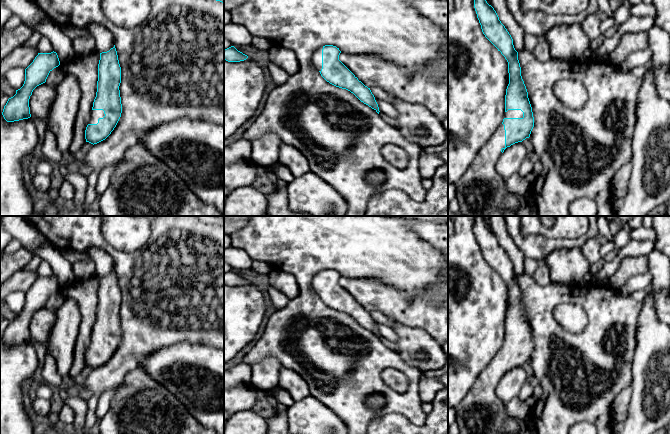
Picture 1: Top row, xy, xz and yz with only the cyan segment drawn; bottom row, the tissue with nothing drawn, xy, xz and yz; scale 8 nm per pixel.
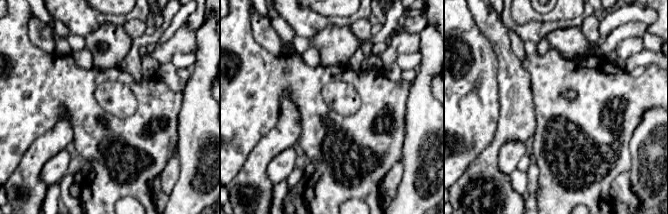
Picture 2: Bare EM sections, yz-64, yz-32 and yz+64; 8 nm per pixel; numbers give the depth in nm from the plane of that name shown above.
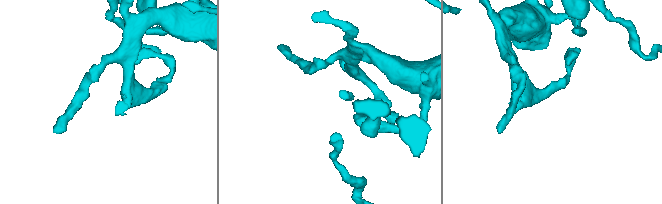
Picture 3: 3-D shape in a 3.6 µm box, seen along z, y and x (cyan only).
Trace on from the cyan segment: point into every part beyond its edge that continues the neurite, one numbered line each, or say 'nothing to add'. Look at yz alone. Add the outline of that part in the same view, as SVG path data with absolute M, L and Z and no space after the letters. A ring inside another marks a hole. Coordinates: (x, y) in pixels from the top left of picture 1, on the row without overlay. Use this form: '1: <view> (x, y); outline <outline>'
1: yz (510, 337); outline M508 334L505 336L504 342L523 342L523 336L521 334Z

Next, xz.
1: xz (317, 280); outline M320 271L312 280L312 286L318 295L322 293L322 273L323 271Z

